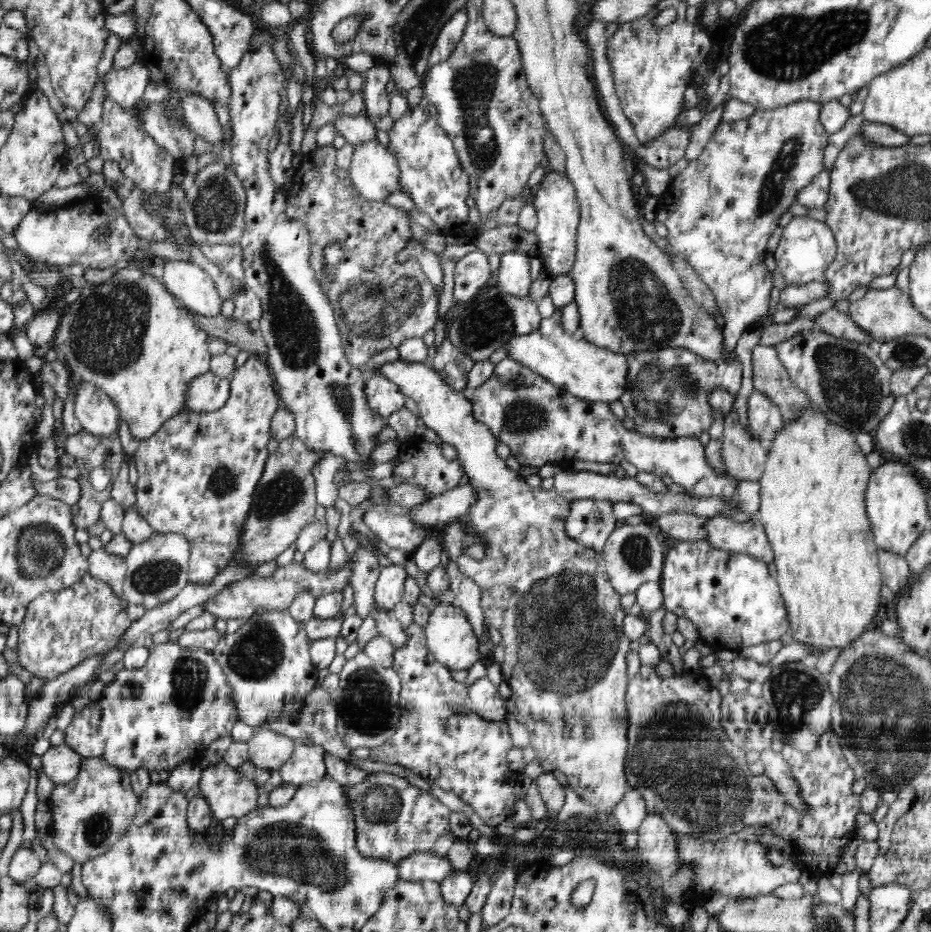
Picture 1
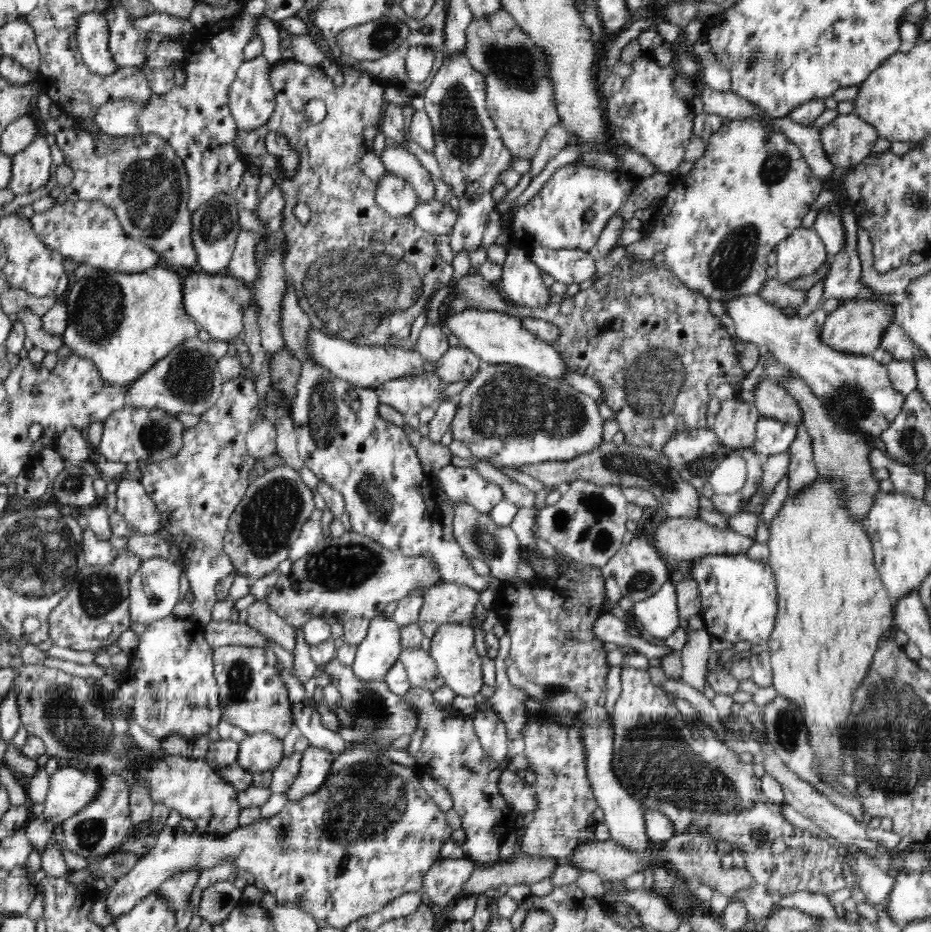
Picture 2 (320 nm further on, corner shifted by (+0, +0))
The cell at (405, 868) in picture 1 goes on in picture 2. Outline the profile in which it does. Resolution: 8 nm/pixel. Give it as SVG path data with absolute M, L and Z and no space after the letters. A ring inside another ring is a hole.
M467 857L460 859L440 859L425 875L423 892L436 906L446 909L459 897L462 886L474 874L475 862Z

